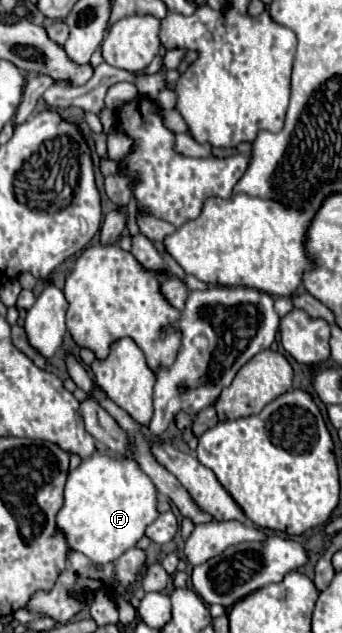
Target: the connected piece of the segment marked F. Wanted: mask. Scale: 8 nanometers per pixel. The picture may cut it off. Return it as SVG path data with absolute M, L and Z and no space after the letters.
M96 449L74 471L64 487L64 507L56 521L66 533L70 549L84 553L90 561L106 565L134 547L146 527L158 517L158 491L150 477L130 457L112 455L108 449Z

